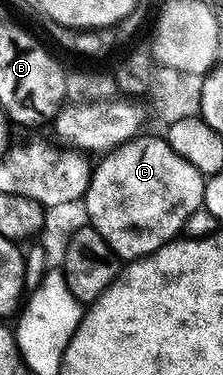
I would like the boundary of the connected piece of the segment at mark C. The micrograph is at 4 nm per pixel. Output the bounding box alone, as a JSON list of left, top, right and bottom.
[86,135,204,263]

